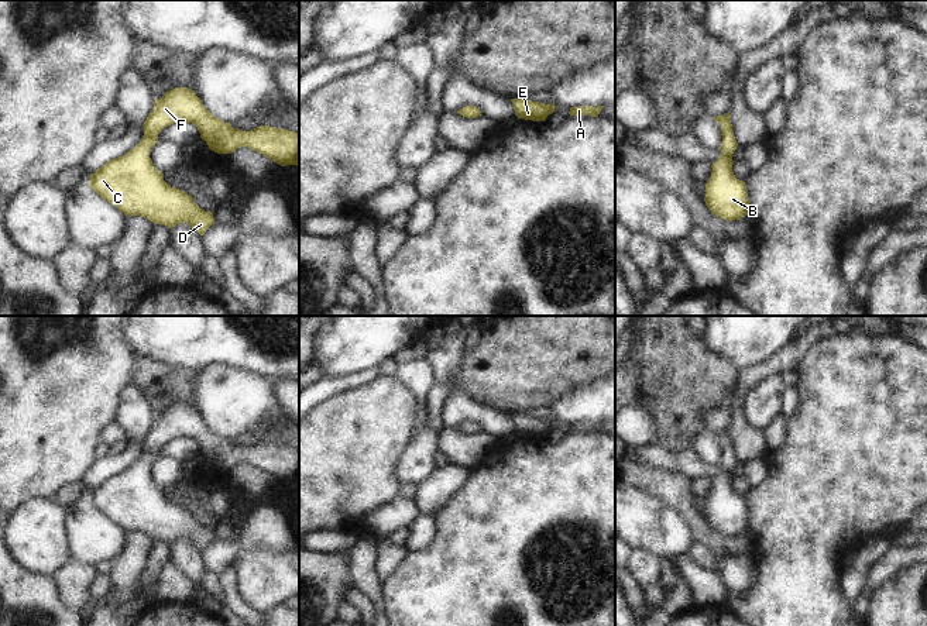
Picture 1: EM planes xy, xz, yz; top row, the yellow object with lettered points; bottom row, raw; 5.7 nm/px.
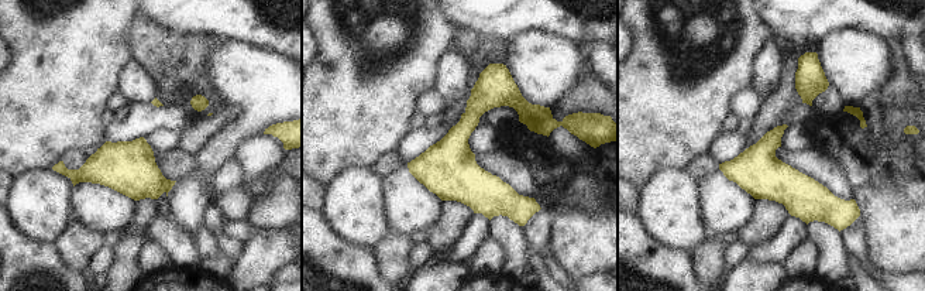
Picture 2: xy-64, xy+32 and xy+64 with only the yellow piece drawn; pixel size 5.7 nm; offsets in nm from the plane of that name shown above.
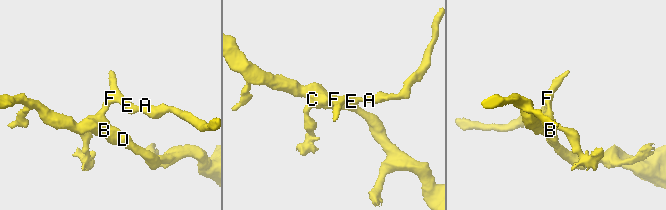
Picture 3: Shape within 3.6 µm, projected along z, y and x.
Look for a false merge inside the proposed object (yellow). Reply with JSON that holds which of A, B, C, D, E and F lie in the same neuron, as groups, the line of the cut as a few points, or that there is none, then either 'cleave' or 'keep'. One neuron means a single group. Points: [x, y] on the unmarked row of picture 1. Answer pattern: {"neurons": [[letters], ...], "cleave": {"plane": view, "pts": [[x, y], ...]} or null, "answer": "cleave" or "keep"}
{"neurons": [["A", "B", "C", "D", "E", "F"]], "cleave": null, "answer": "keep"}

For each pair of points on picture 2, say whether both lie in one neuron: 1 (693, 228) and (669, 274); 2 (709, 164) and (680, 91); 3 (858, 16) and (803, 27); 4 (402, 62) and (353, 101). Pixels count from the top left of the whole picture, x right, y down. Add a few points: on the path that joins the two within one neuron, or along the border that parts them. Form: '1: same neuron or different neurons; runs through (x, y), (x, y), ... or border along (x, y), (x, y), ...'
1: different neurons; border along (653, 235), (673, 247), (691, 252)
2: different neurons; border along (705, 153), (687, 168)
3: same neuron; runs through (843, 16), (817, 16)
4: same neuron; runs through (389, 64), (365, 88)

